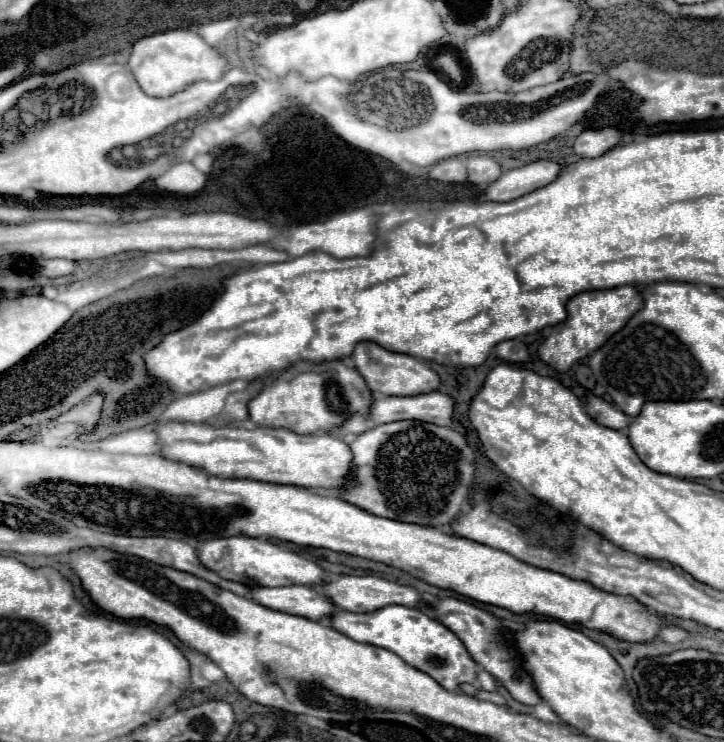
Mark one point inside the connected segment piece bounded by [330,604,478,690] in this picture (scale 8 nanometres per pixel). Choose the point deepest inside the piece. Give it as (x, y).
(425, 643)

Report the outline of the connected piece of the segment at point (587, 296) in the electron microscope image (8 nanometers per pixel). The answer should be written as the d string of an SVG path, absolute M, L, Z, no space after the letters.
M620 286L612 290L592 290L592 292L580 292L572 296L566 304L568 318L564 324L558 324L550 338L540 346L540 358L556 368L558 372L566 372L574 362L584 358L586 354L592 354L598 350L612 334L616 334L640 308L644 306L642 294L634 286Z

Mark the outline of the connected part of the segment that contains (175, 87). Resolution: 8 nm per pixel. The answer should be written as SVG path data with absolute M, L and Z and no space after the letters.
M178 28L140 38L132 46L132 54L128 60L128 68L132 70L140 88L150 96L160 96L160 98L182 92L190 84L200 80L218 80L224 74L224 66L226 66L224 56L212 46L208 46L190 28Z

